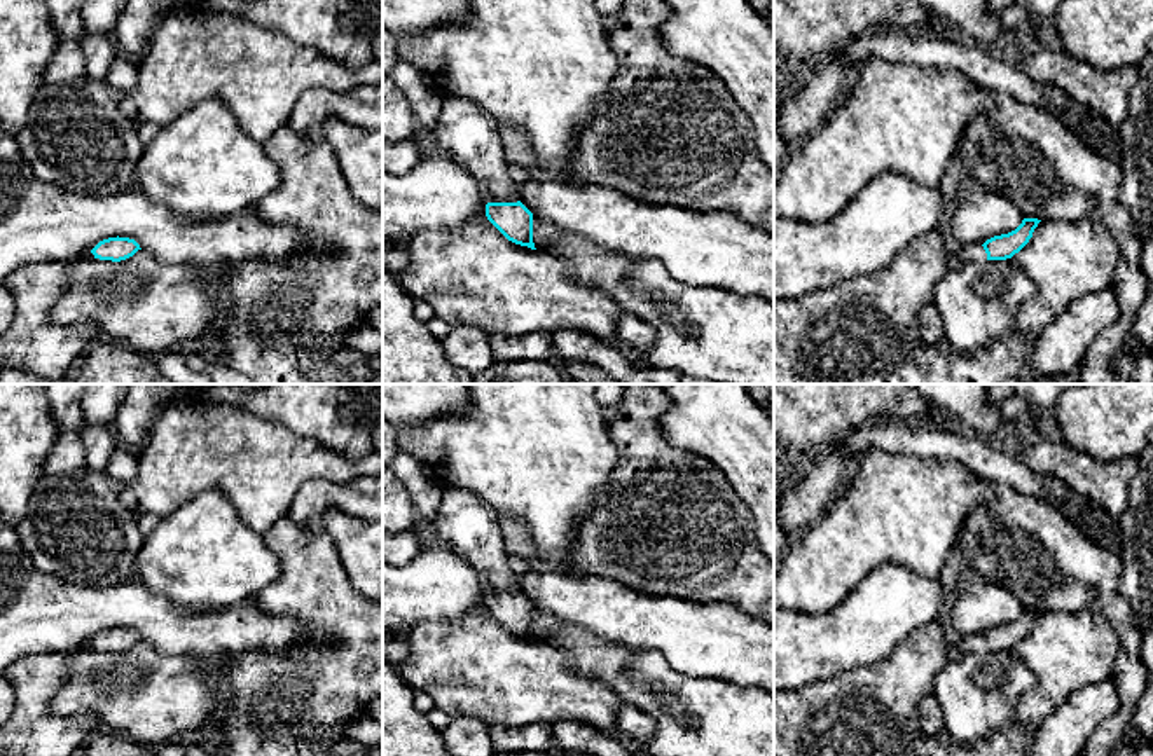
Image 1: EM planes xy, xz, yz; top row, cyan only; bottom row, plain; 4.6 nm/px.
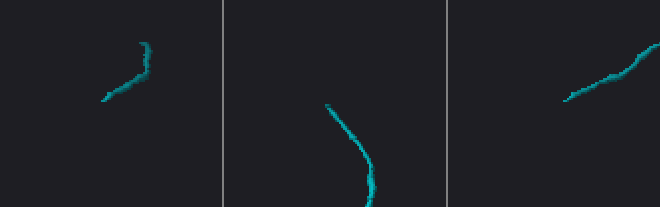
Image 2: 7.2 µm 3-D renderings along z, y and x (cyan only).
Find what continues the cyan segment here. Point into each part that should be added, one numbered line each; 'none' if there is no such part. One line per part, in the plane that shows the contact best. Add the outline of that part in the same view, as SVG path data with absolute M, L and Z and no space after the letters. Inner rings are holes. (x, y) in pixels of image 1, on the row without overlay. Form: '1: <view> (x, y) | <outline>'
1: xz (470, 528) | M444 489L432 524L447 548L477 571L486 594L517 594L519 581L508 566L498 517L470 491Z

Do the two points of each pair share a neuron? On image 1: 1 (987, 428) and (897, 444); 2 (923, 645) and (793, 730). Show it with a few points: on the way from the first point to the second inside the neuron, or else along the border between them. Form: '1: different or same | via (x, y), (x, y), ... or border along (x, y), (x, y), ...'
1: different | border along (966, 428), (1001, 446)
2: same | via (891, 676), (825, 728)

